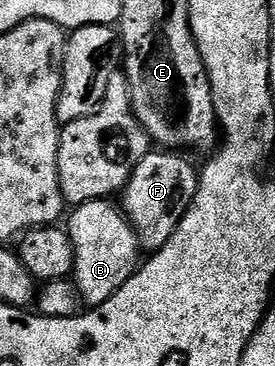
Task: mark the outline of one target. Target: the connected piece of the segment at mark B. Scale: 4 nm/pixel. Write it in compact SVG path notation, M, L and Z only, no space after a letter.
M107 198L90 200L75 207L66 218L66 229L74 250L70 278L81 303L88 308L98 308L110 300L110 296L114 296L114 292L118 292L118 288L122 288L122 284L126 284L126 280L136 273L141 261L140 237L136 235L136 229L124 215L123 209L114 203Z

